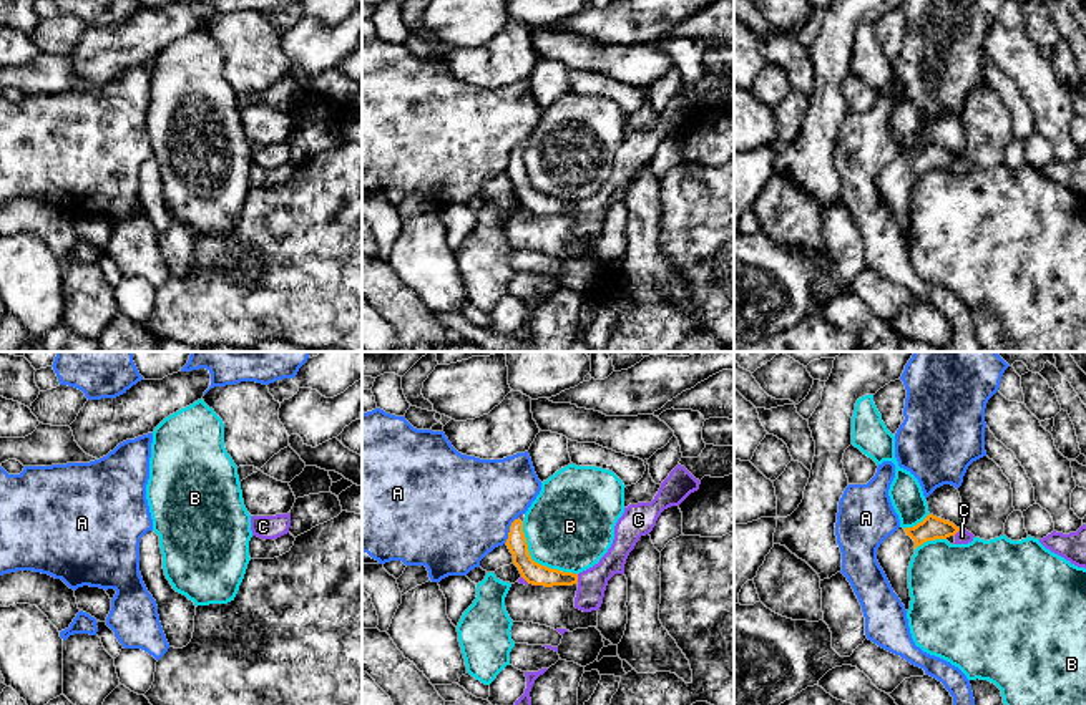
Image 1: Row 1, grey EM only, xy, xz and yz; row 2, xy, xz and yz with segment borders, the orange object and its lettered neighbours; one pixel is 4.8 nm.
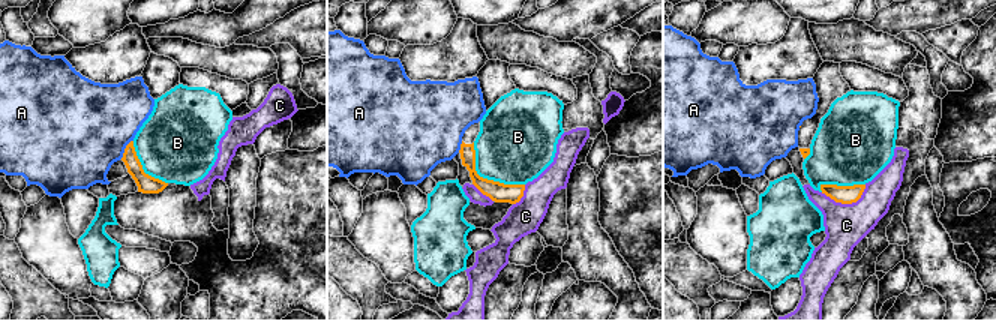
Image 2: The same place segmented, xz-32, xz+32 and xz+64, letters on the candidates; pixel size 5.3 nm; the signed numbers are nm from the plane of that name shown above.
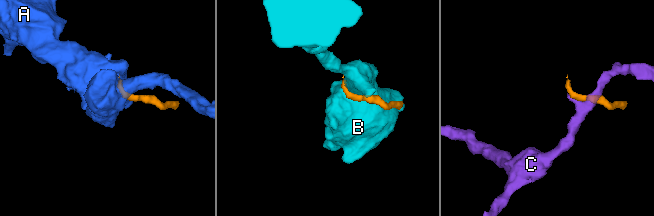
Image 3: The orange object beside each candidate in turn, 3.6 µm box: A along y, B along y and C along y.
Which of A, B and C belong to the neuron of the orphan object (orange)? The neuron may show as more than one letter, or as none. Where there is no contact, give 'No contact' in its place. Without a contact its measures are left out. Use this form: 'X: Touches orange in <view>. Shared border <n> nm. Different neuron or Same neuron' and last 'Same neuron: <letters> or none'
A: Touches orange in xz. Shared border 140 nm. Different neuron
B: Touches orange in xz. Shared border 380 nm. Different neuron
C: Touches orange in xz. Shared border 40 nm. Different neuron
Same neuron: none

